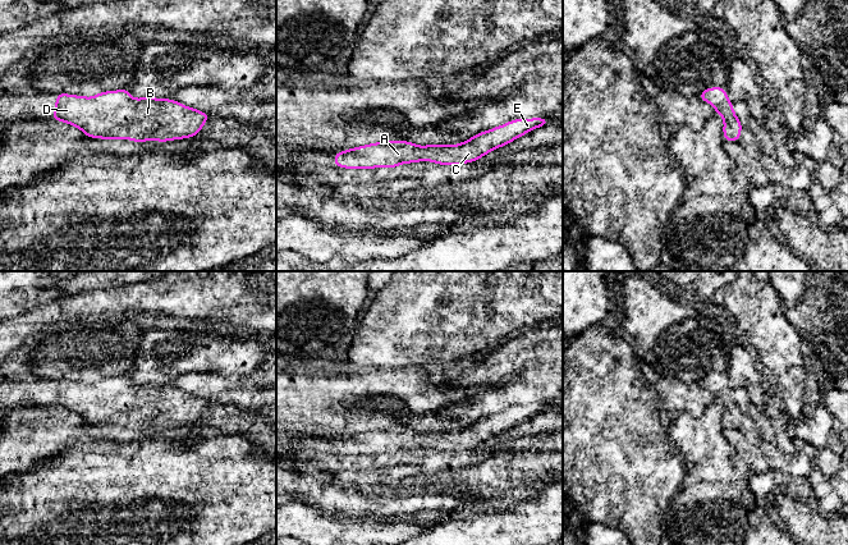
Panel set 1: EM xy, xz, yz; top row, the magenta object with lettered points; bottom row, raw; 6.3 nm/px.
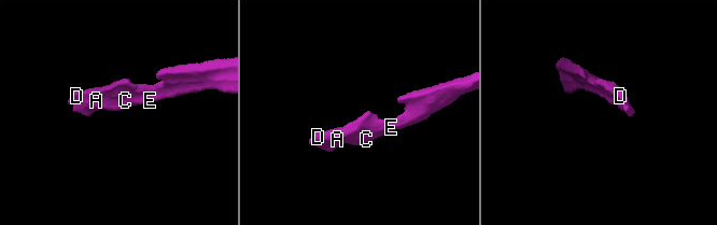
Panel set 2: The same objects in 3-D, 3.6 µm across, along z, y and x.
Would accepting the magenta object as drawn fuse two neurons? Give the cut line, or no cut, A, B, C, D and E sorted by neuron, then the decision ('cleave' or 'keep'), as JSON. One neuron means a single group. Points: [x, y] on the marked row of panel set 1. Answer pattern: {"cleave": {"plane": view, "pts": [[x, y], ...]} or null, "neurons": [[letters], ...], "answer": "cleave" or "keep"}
{"cleave": null, "neurons": [["A", "B", "C", "D", "E"]], "answer": "keep"}

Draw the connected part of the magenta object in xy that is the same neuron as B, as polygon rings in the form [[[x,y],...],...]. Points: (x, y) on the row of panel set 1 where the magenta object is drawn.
[[[127,88],[104,91],[92,97],[55,93],[52,120],[64,122],[81,129],[86,137],[101,139],[130,139],[143,143],[148,139],[168,142],[193,138],[210,119],[210,115],[185,106],[175,100],[152,96],[133,99]]]

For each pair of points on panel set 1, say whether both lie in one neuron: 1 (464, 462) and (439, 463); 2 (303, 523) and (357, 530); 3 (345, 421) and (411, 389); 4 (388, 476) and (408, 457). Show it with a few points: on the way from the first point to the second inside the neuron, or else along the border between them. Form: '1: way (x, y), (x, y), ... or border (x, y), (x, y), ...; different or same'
1: way (458, 462), (445, 462); same
2: way (316, 527), (344, 530); same
3: way (349, 401), (363, 387), (390, 387); same
4: border (397, 463), (415, 465), (420, 471); different

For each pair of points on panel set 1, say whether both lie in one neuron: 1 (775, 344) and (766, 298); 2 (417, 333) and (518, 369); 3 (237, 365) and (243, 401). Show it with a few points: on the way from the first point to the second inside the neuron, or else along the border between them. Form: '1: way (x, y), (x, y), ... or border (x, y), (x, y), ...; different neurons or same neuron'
1: way (769, 333), (766, 328), (766, 310); same neuron
2: border (503, 340), (489, 351); different neurons
3: border (209, 371), (223, 375), (246, 375); different neurons

